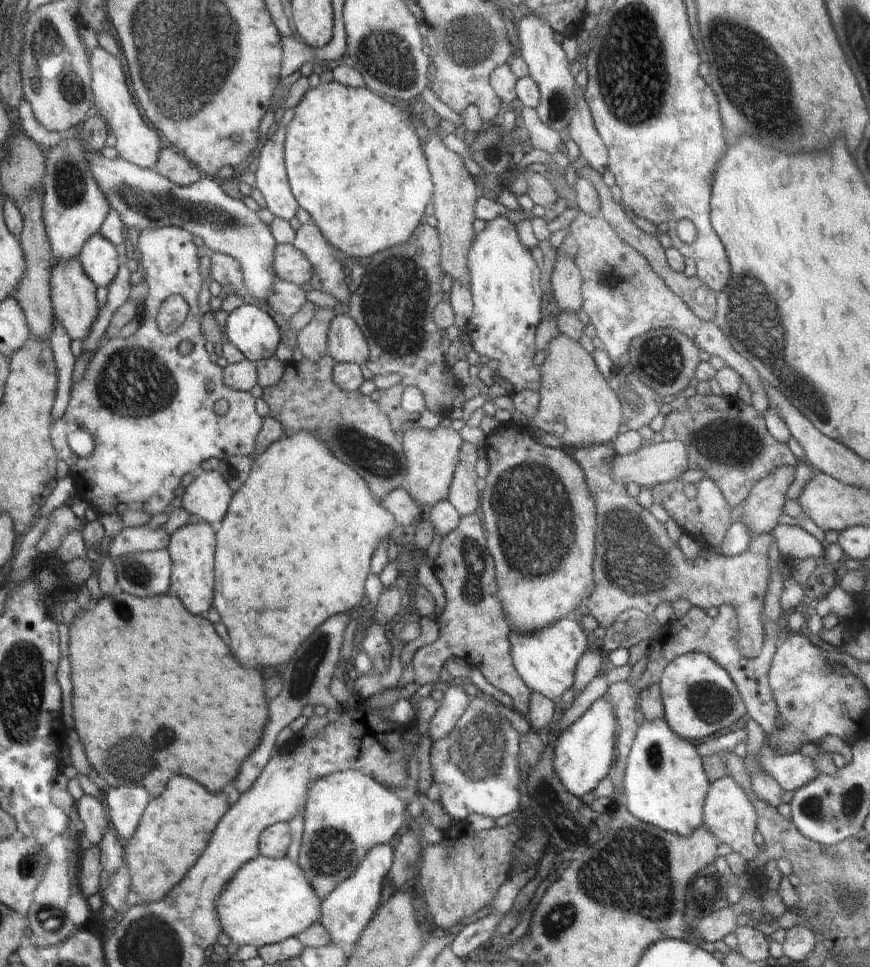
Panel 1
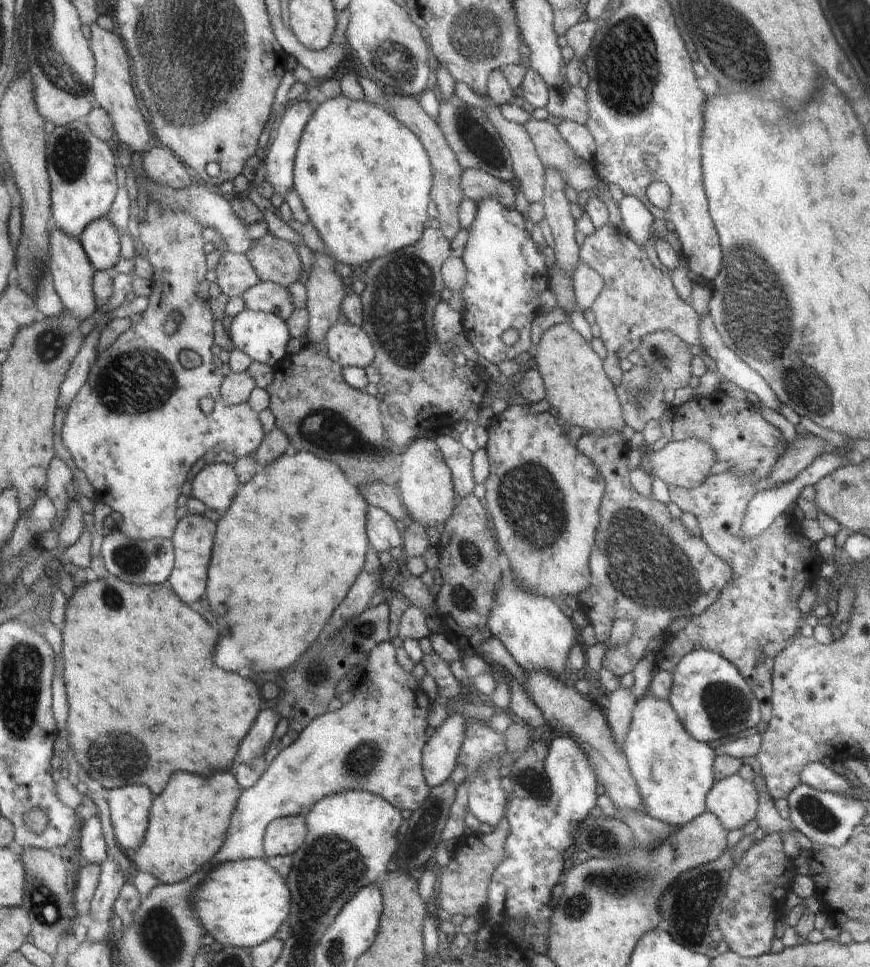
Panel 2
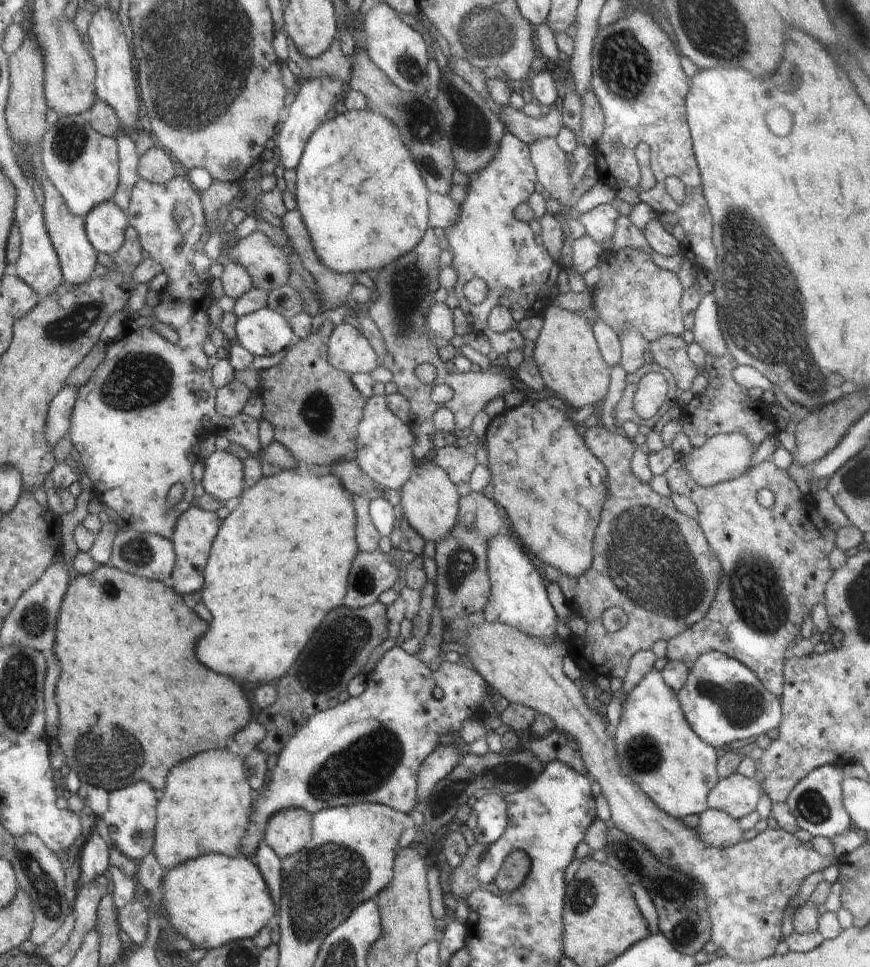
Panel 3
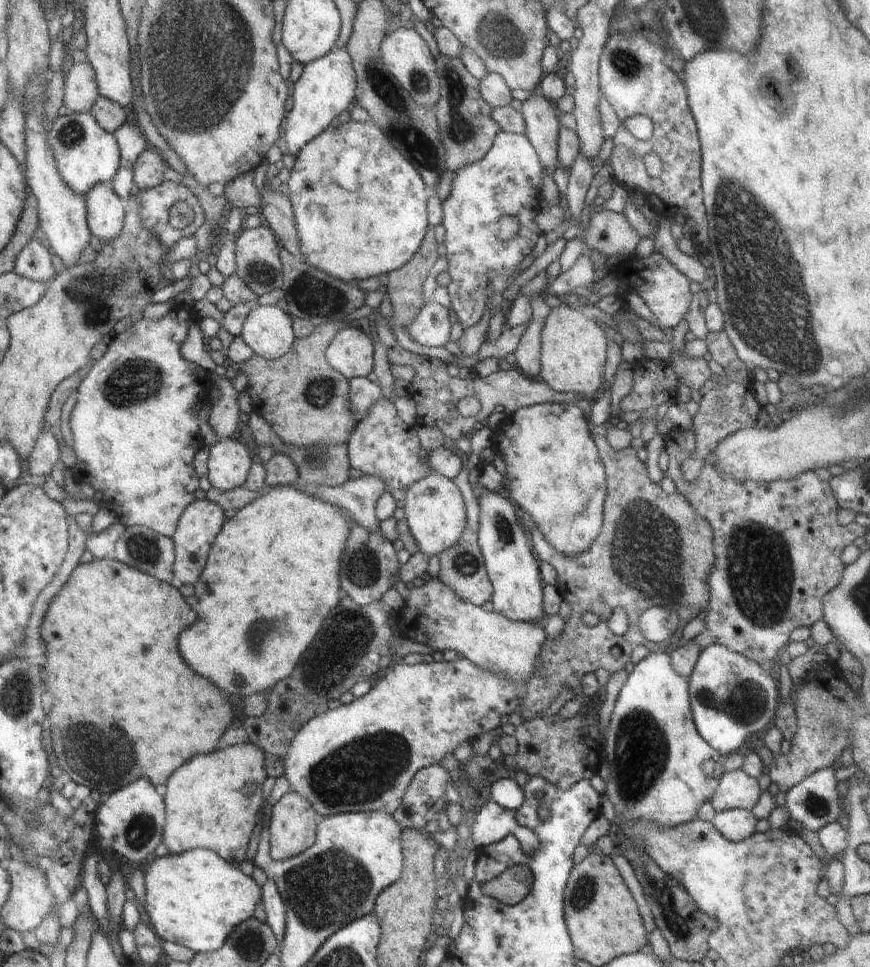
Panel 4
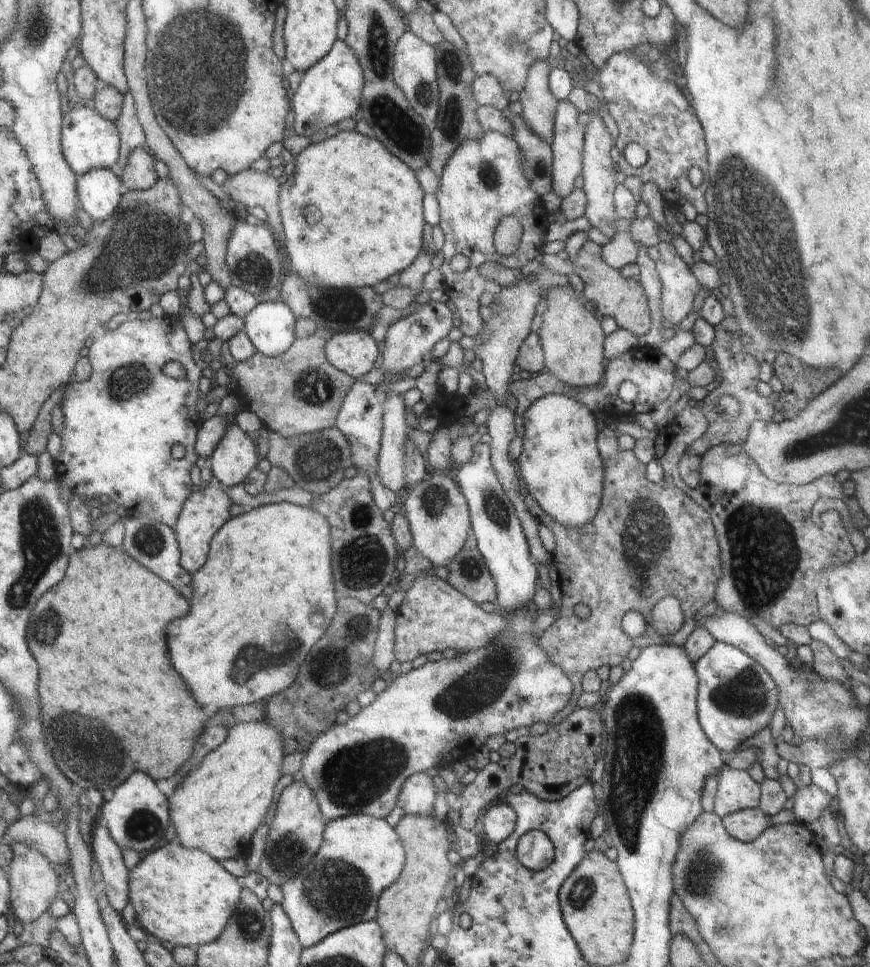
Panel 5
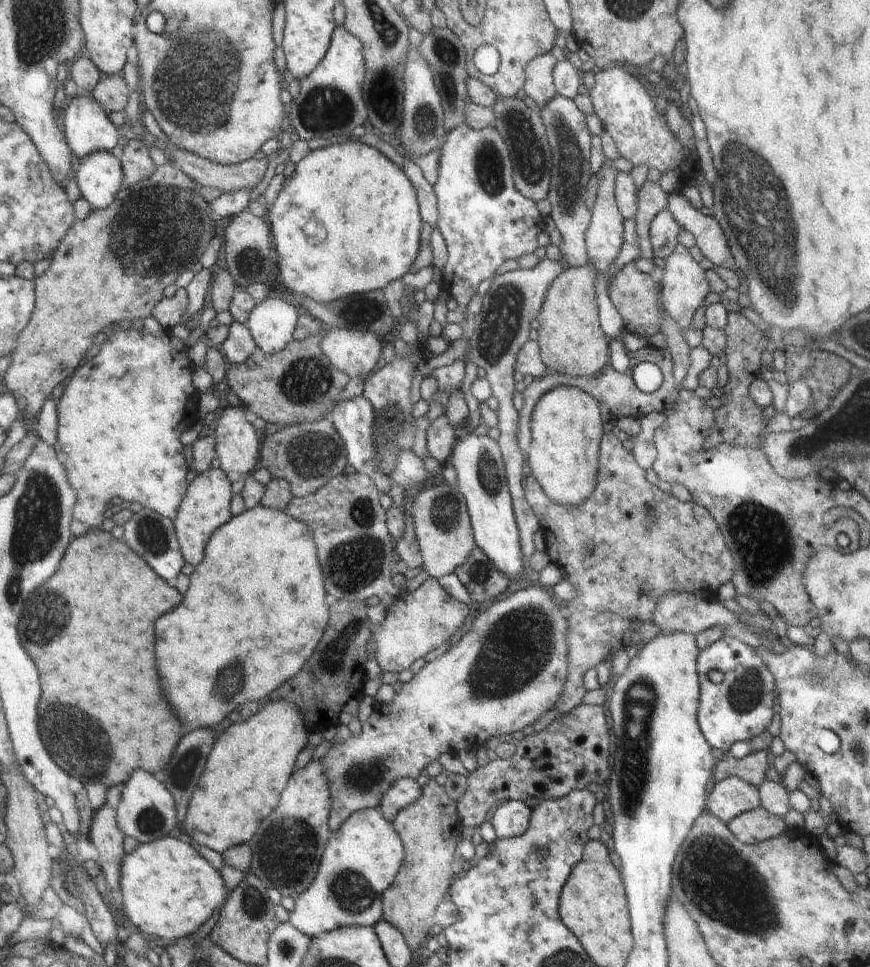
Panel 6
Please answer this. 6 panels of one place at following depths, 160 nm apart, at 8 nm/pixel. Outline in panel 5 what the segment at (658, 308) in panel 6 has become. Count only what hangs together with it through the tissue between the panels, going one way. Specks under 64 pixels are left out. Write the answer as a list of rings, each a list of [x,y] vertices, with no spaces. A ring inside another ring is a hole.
[[[589,240],[578,251],[575,262],[562,260],[556,255],[545,255],[542,260],[538,260],[537,265],[583,283],[581,293],[585,301],[593,305],[593,308],[604,317],[612,316],[619,328],[628,330],[634,336],[648,334],[652,328],[652,315],[642,286],[637,278],[623,278],[617,267],[606,264],[602,258],[602,247]]]

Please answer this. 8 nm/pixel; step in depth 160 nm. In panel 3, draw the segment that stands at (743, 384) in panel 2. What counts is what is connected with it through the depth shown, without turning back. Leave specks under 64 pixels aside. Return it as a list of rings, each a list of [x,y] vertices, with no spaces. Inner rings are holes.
[[[714,292],[703,294],[692,326],[694,342],[712,358],[718,358],[727,352],[726,342],[719,326],[717,306]]]

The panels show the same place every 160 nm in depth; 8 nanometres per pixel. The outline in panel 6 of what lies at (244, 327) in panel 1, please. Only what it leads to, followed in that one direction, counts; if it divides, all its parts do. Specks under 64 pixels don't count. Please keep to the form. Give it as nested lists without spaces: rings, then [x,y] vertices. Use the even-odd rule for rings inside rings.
[[[272,295],[253,308],[245,325],[258,348],[268,355],[276,354],[290,344],[296,316],[296,308]]]

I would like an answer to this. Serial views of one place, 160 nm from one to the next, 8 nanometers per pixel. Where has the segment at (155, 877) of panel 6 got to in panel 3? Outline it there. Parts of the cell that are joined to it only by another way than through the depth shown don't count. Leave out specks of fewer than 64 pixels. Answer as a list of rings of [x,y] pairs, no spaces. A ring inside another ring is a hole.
[[[217,853],[196,858],[165,873],[157,896],[160,910],[171,919],[179,934],[194,942],[197,948],[206,949],[220,949],[232,941],[242,940],[244,936],[254,936],[260,931],[260,926],[274,916],[276,906],[260,868],[254,862],[242,856],[229,858]]]

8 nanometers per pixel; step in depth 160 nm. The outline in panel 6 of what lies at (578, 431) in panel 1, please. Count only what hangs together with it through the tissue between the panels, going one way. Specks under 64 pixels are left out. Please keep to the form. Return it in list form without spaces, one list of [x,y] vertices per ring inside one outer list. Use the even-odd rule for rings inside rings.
[[[591,261],[582,267],[570,267],[547,291],[535,328],[538,331],[540,358],[548,371],[588,377],[598,374],[608,364],[608,340],[598,324],[594,268],[596,266]]]

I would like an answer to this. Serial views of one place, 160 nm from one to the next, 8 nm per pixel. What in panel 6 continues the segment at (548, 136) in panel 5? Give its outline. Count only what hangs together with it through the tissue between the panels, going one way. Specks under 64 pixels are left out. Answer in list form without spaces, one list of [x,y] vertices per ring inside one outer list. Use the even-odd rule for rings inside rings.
[[[548,52],[548,54],[542,54],[533,60],[526,67],[527,83],[523,90],[528,97],[536,102],[535,109],[543,107],[557,94],[552,77],[556,64],[557,59],[554,54]]]

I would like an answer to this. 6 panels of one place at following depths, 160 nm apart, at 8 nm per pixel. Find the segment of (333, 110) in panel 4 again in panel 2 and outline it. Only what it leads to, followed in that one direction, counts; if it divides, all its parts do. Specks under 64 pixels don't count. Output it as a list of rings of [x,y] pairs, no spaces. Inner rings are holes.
[[[304,97],[297,102],[289,103],[275,124],[274,143],[264,159],[267,171],[265,181],[272,185],[274,193],[280,197],[286,197],[288,190],[292,190],[295,157],[314,110],[314,106],[312,108],[310,104],[306,104]]]

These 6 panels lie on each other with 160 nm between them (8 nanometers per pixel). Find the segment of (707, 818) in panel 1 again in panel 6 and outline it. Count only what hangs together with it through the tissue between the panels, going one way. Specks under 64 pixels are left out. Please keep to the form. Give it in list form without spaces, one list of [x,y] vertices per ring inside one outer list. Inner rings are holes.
[[[740,776],[714,782],[707,802],[708,811],[729,823],[739,814],[760,808],[760,796],[754,784]]]

